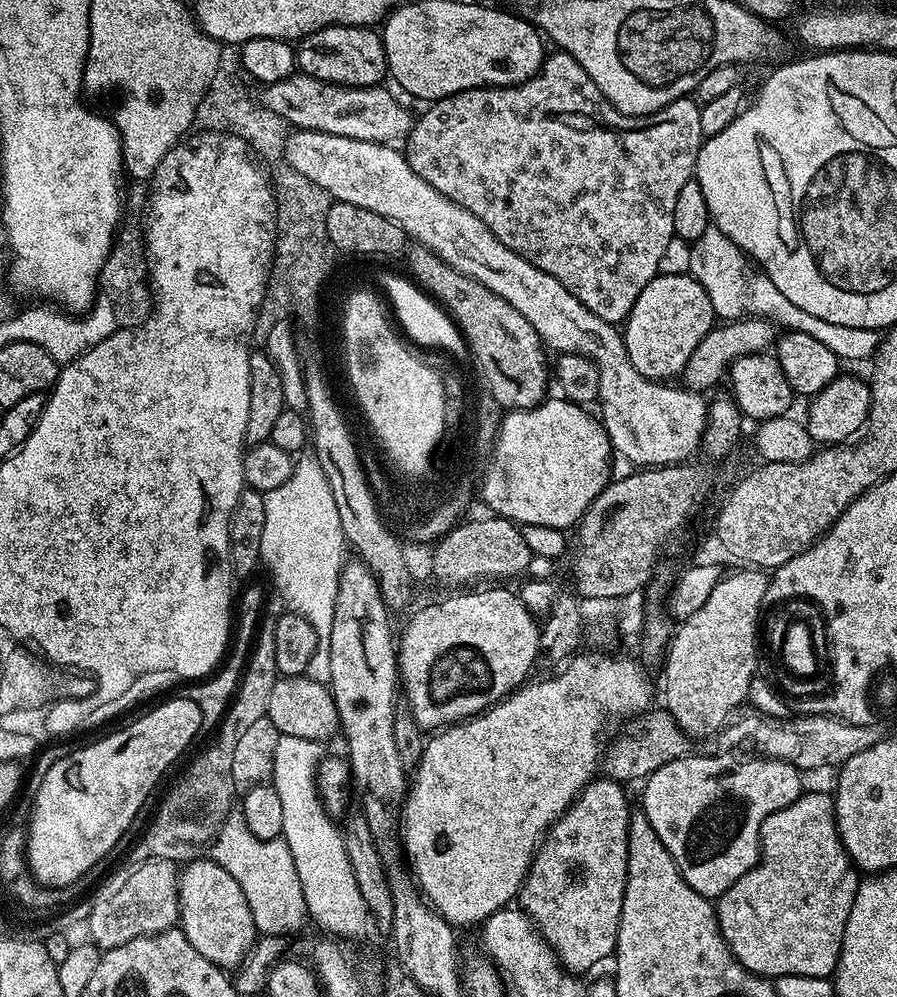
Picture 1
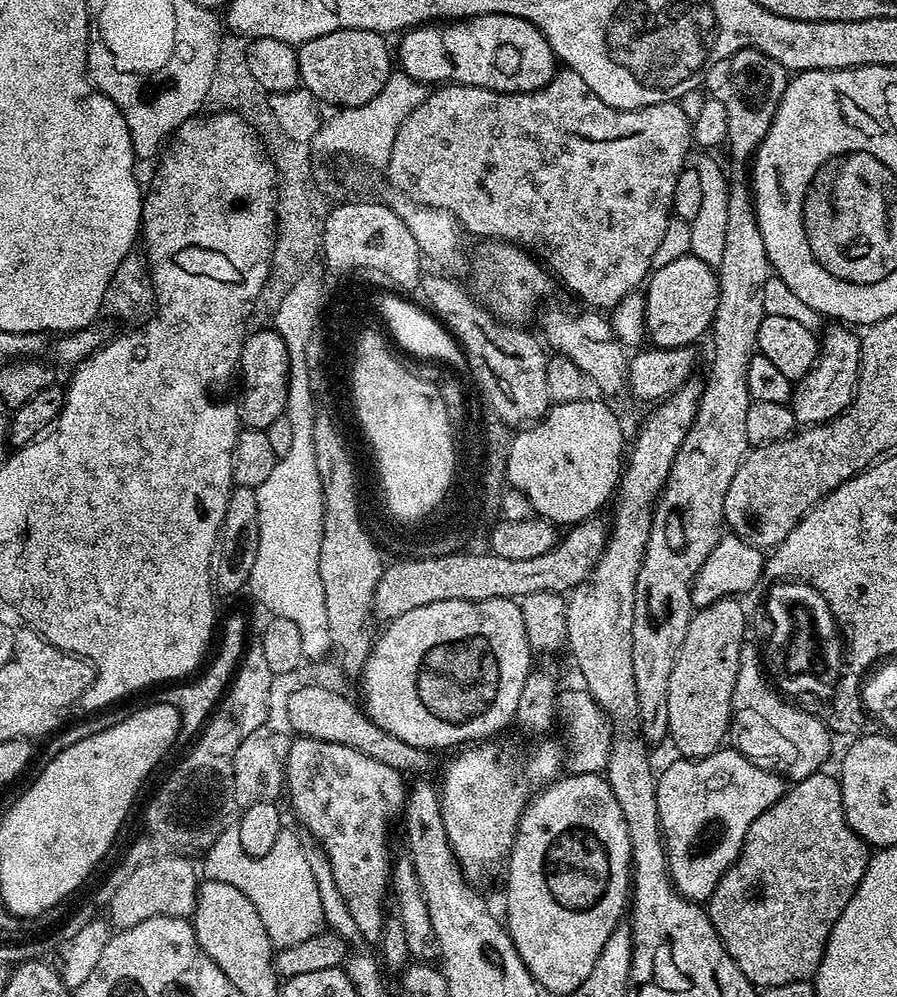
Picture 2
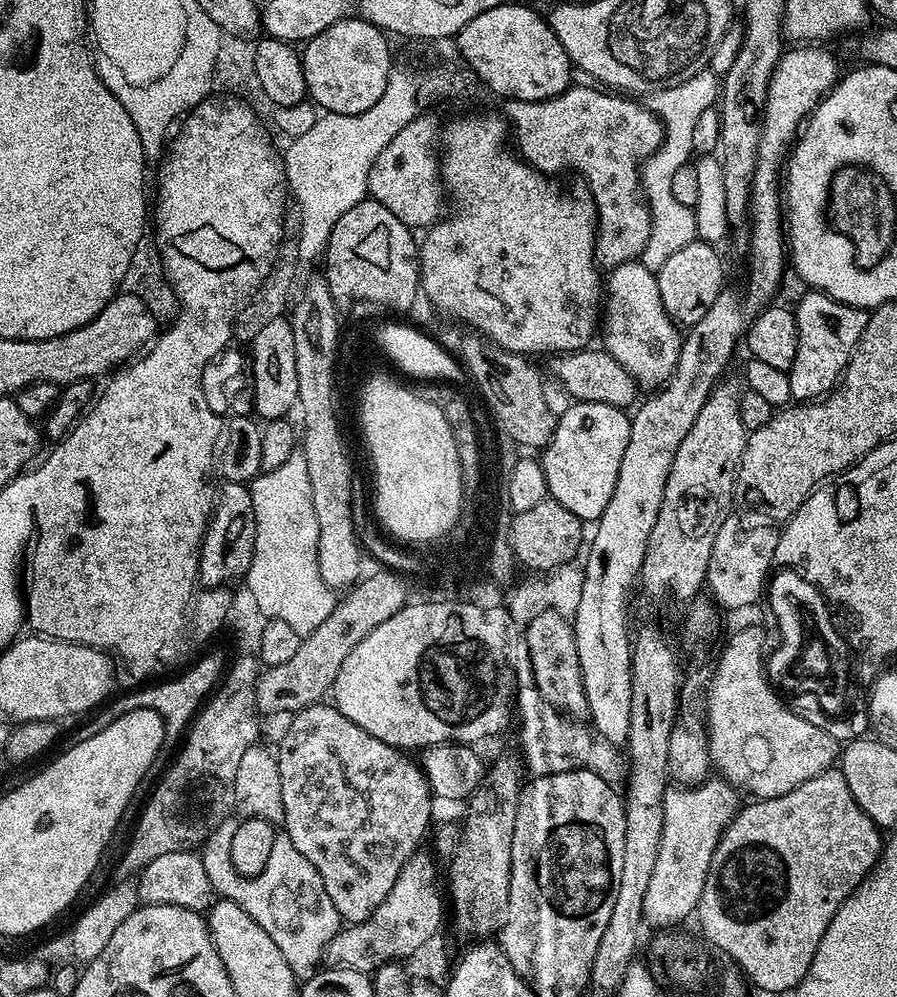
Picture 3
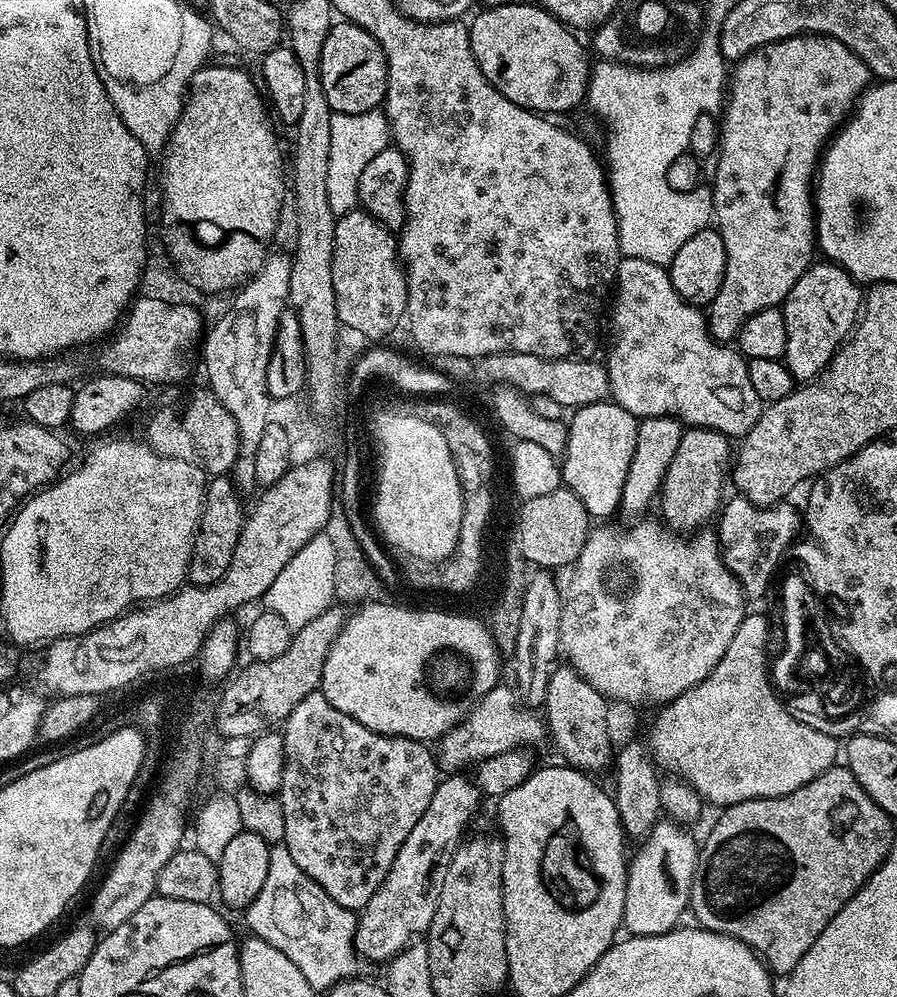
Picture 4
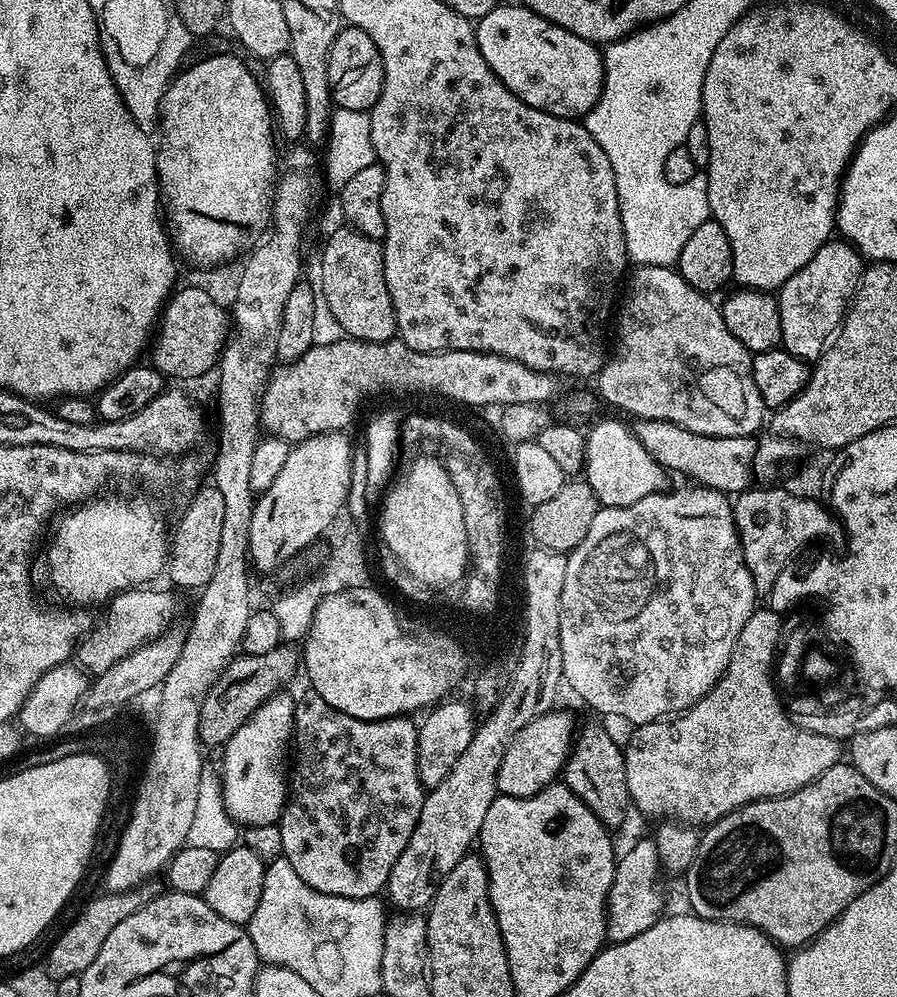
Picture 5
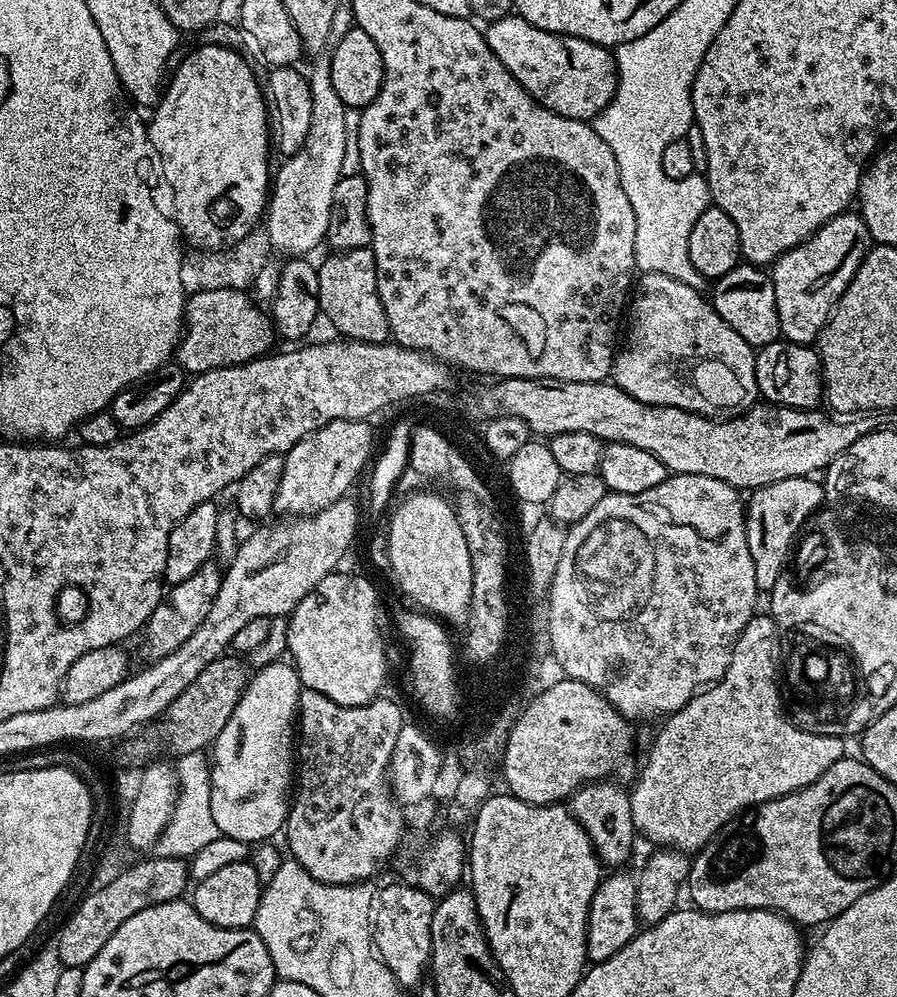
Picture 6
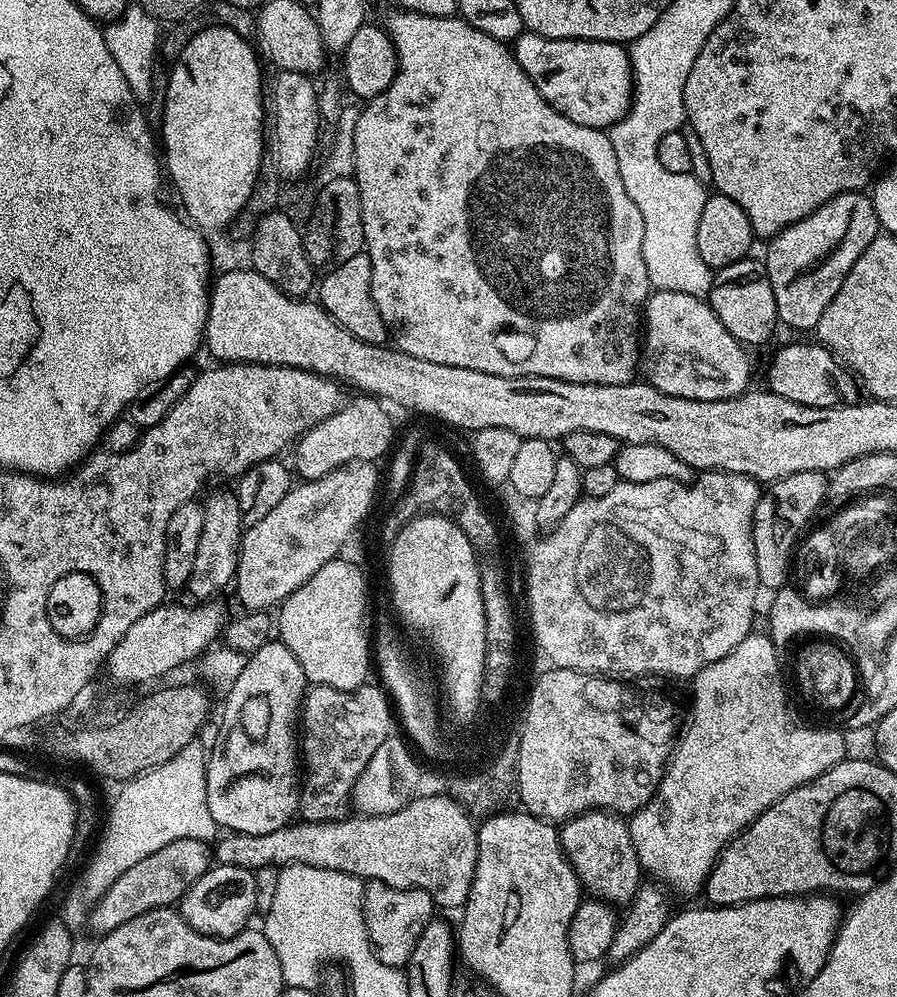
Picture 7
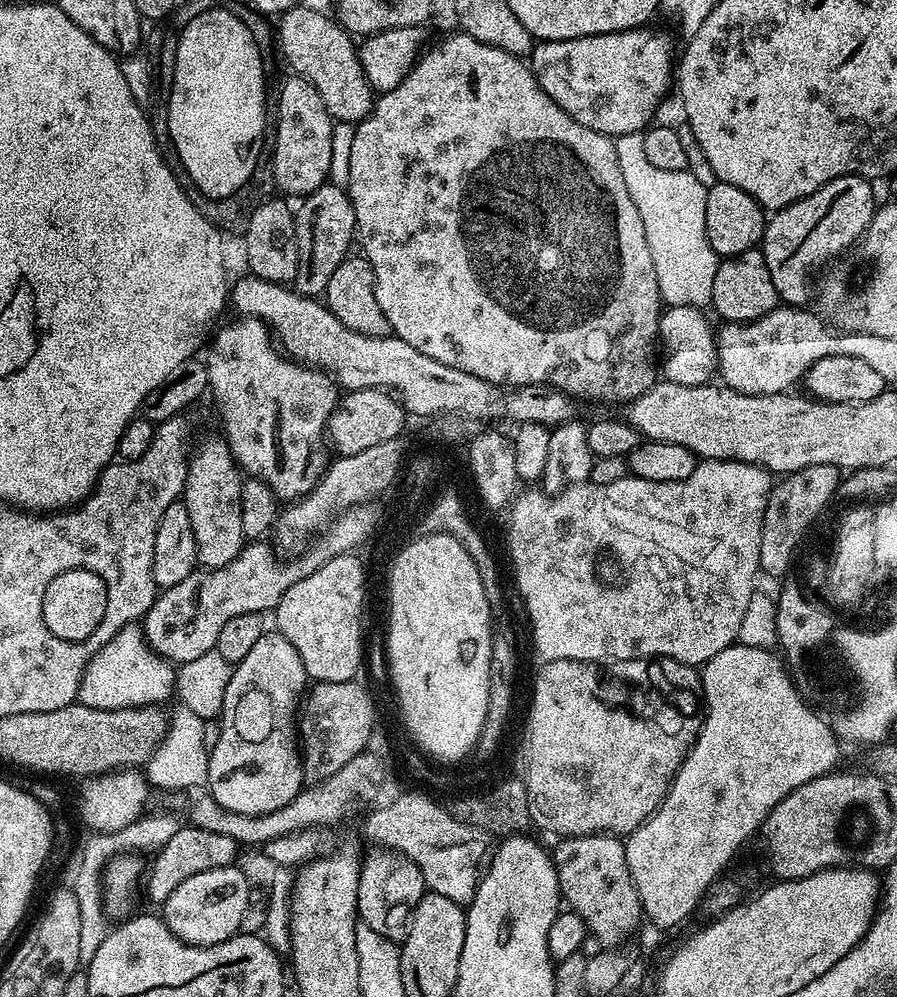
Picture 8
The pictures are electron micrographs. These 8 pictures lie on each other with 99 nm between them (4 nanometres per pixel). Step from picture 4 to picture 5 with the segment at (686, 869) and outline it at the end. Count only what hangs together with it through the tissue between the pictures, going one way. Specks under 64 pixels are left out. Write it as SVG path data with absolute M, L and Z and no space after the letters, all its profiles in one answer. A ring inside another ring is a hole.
M655 839L640 840L628 853L621 855L616 861L614 882L608 895L607 939L613 944L621 944L642 930L650 930L656 921L661 919L664 908L664 888L660 885L662 865L656 849Z

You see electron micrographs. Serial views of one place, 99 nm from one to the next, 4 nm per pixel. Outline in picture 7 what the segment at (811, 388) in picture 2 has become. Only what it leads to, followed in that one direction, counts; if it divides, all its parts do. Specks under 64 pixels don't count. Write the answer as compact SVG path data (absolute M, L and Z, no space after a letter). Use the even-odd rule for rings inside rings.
M859 191L830 198L806 218L771 237L767 241L768 253L763 253L762 259L768 268L770 286L774 286L779 323L788 328L815 329L822 310L830 306L834 294L838 294L842 282L846 282L850 266L858 262L862 250L881 232L871 195Z

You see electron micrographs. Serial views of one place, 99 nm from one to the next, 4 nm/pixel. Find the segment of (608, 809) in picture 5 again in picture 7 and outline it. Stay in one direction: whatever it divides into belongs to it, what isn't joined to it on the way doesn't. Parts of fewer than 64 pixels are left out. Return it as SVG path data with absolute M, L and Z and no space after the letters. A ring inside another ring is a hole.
M593 808L590 812L583 812L563 821L558 831L560 844L564 847L584 892L589 897L604 900L613 906L631 904L642 883L642 869L632 845L628 820L611 810Z

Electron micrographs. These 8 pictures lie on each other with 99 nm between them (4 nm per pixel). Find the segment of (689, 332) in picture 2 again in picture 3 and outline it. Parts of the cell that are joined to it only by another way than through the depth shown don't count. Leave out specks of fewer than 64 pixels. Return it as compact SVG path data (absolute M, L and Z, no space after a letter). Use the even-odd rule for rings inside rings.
M691 240L686 246L682 246L682 250L676 251L667 262L662 262L660 268L655 269L658 294L662 294L662 306L666 306L666 314L670 314L670 318L676 321L677 325L691 326L698 322L698 318L706 318L706 310L714 306L714 298L718 298L718 294L726 286L724 260L716 253L716 247L715 243L707 240Z

